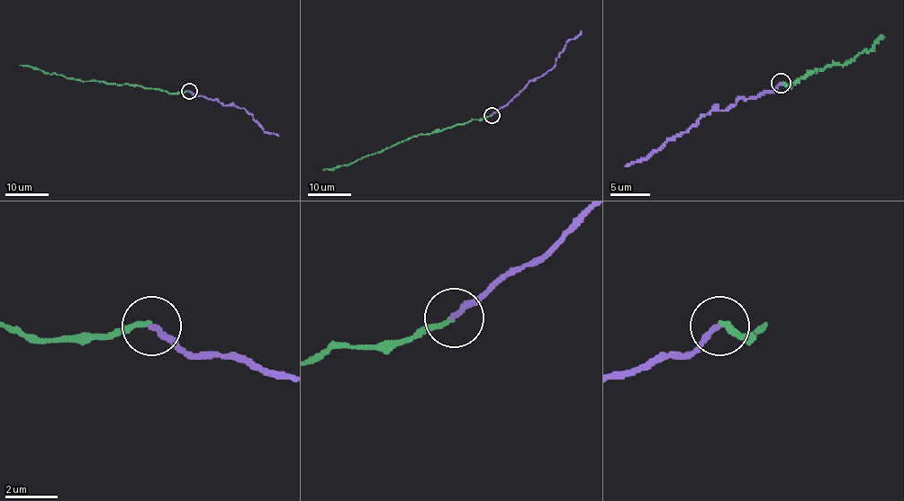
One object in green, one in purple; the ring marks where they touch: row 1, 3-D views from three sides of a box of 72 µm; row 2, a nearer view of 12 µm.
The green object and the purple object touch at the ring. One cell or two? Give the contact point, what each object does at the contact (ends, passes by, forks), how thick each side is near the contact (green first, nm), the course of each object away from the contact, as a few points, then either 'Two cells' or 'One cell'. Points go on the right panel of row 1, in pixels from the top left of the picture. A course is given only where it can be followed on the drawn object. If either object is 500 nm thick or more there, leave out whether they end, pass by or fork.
Place: (781, 83). At the ring green ends. At the ring purple ends. Thickness 180 nm (green) against 220 nm. Course of green: (781, 83), (790, 86), (809, 73), (821, 71), (828, 65), (845, 65), (861, 53), (871, 51), (882, 35). Course of purple: (781, 83), (773, 91), (740, 98), (724, 110), (704, 114), (691, 128), (668, 138), (646, 157), (625, 165). One cell

